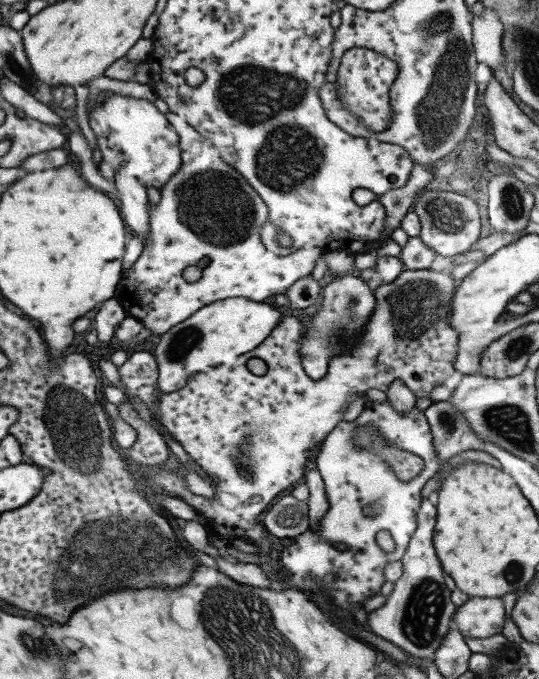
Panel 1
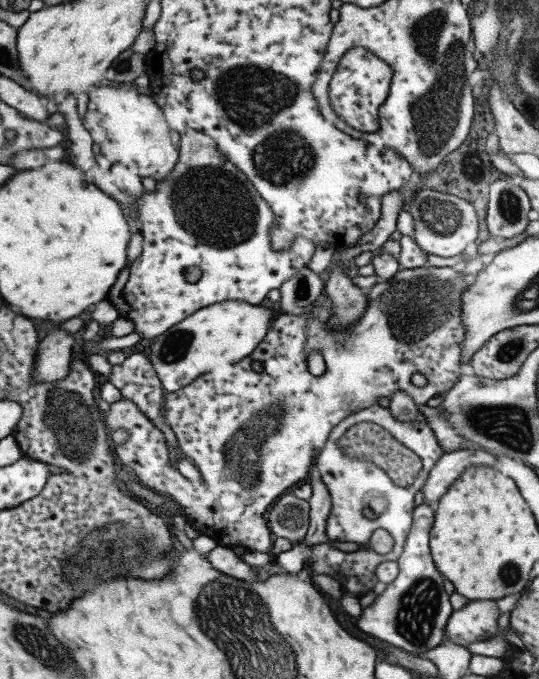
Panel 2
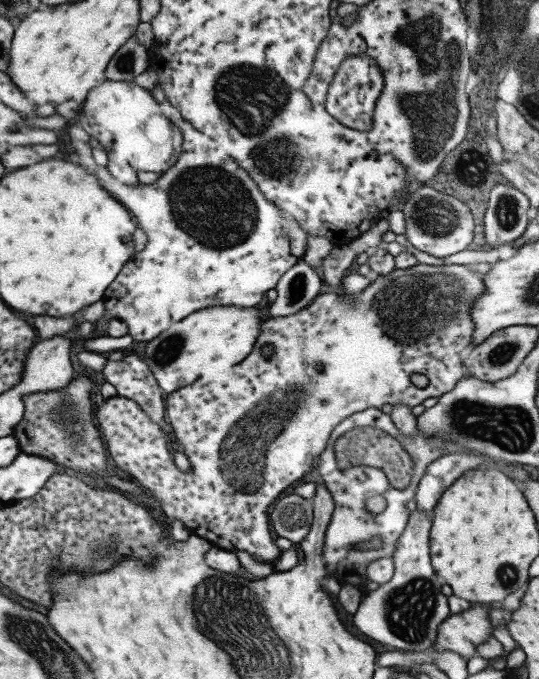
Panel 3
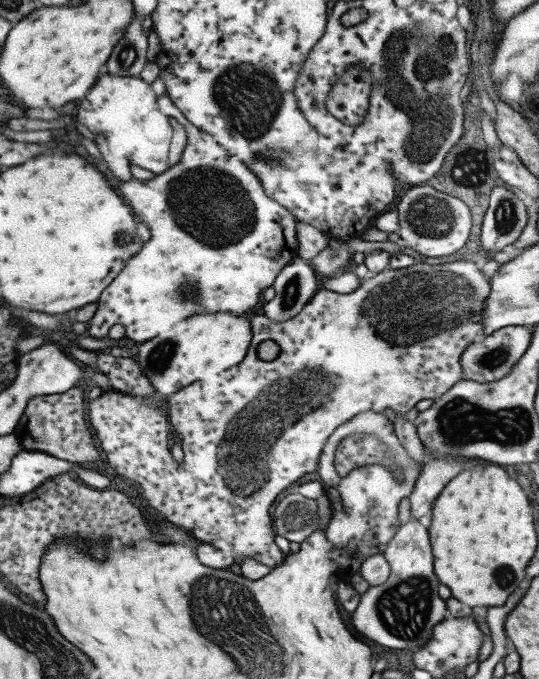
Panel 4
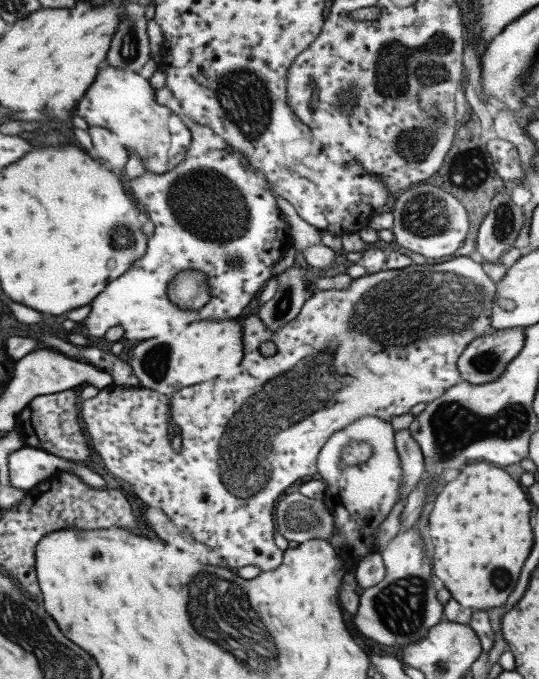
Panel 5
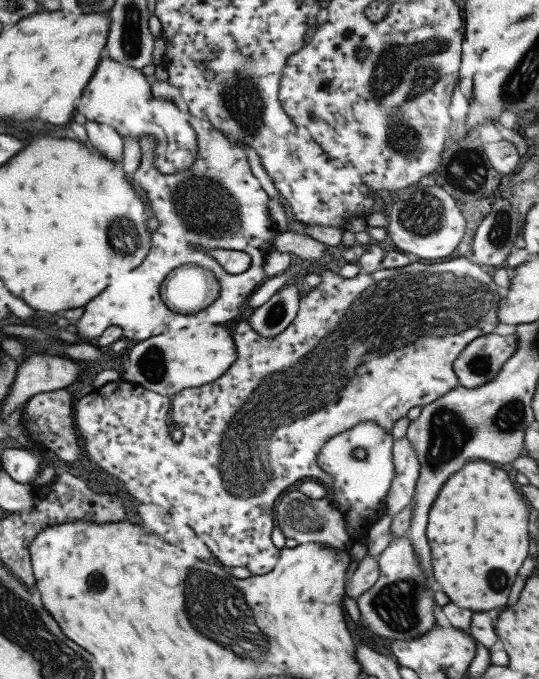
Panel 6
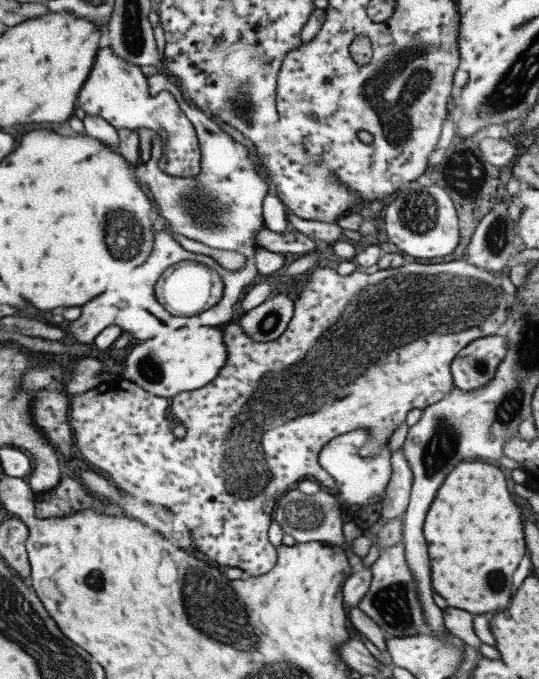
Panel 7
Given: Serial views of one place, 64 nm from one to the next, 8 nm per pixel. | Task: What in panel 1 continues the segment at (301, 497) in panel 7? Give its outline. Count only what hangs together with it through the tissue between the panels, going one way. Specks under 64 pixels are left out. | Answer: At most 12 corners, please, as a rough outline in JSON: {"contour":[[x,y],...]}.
{"contour":[[291,495],[263,516],[267,533],[289,541],[308,530],[308,506]]}

